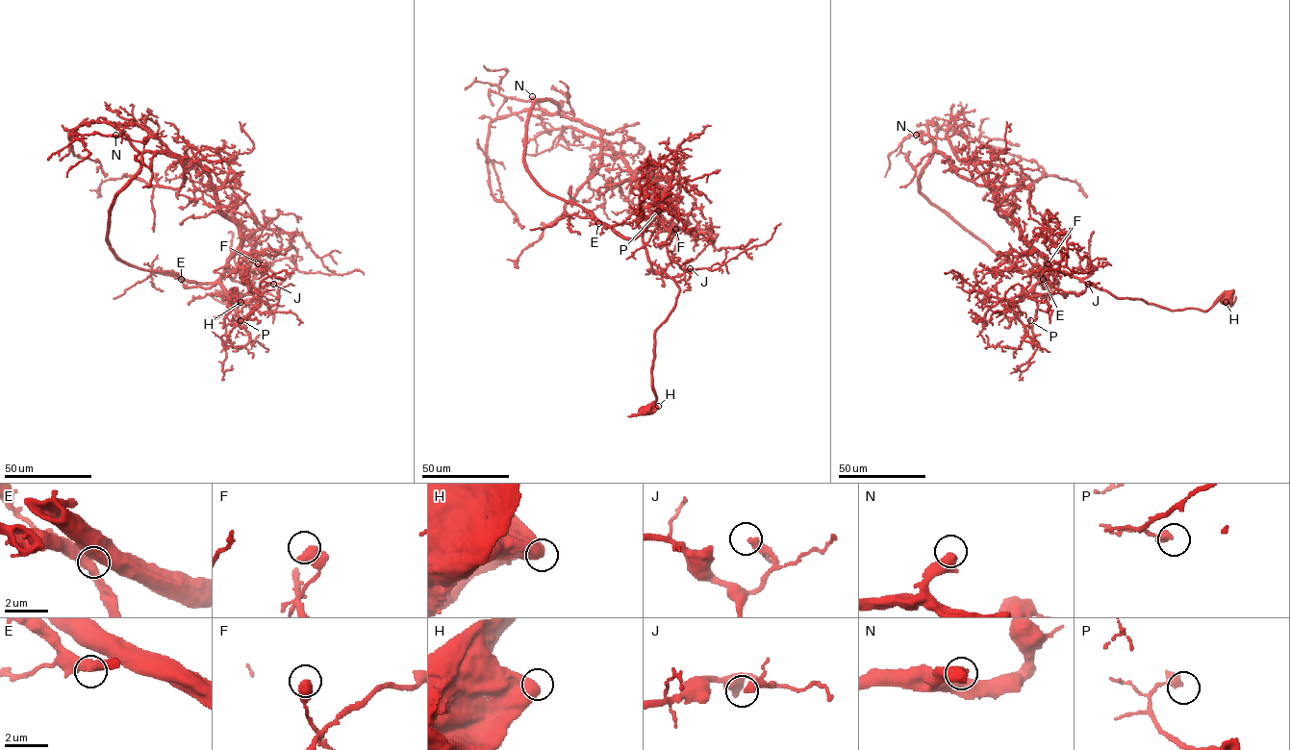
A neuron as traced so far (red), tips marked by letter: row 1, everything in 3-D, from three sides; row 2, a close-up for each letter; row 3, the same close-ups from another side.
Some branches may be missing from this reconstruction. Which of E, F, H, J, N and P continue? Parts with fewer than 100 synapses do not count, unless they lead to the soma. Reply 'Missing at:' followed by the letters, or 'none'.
Missing at: N

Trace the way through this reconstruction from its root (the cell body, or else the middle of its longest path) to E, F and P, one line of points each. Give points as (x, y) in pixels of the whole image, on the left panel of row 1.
E: (230, 296), (239, 300), (236, 311), (262, 291), (234, 281), (225, 270), (211, 283), (181, 279)
F: (230, 296), (239, 300), (236, 311), (262, 295), (226, 270), (251, 280), (258, 263)
P: (230, 296), (239, 300), (236, 311), (262, 291), (223, 271), (220, 286), (251, 310), (244, 325), (240, 320)

